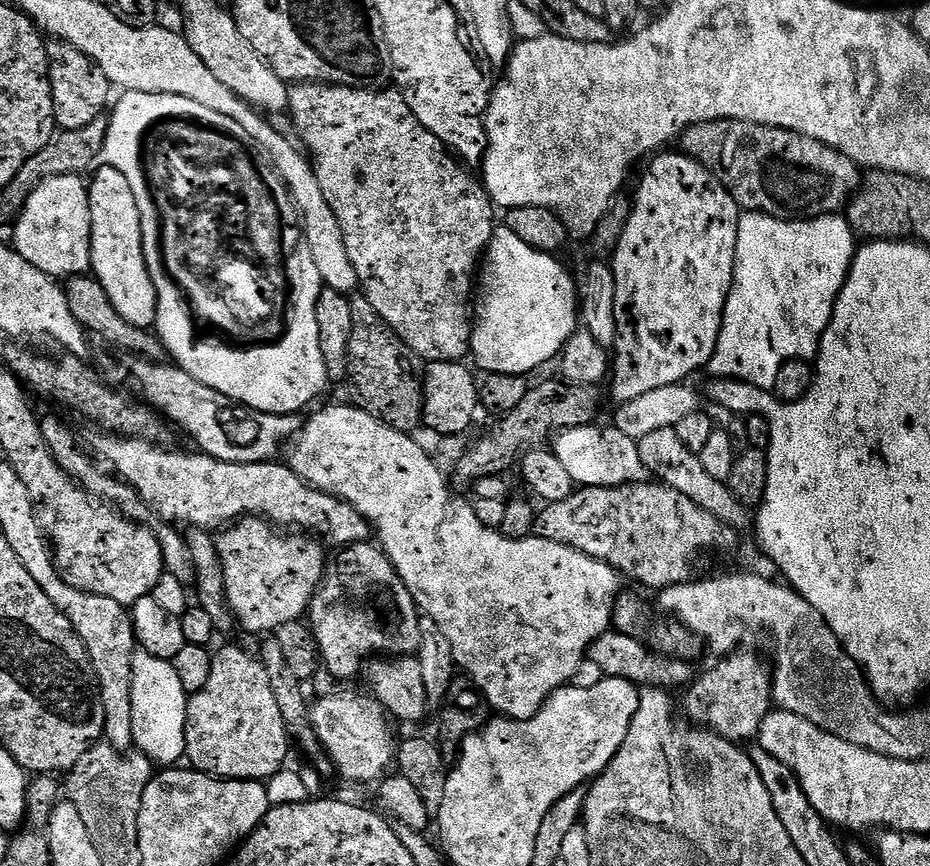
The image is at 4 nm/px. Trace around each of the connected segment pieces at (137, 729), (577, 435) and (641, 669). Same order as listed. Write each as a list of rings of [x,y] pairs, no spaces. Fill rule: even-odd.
[[[137,651],[132,663],[132,705],[134,706],[134,730],[132,743],[143,752],[153,765],[176,766],[185,759],[186,714],[190,694],[182,690],[178,670],[170,660],[154,658]]]
[[[587,424],[581,428],[565,428],[555,433],[554,451],[558,462],[566,466],[573,485],[585,488],[609,488],[623,484],[638,484],[645,479],[646,469],[642,462],[639,443],[614,426],[600,428]]]
[[[609,630],[603,632],[591,646],[588,647],[586,658],[602,669],[605,677],[610,680],[625,680],[639,686],[641,689],[662,688],[684,690],[697,679],[697,665],[690,660],[674,658],[657,652],[651,643],[639,640],[639,635],[630,632],[617,632]]]

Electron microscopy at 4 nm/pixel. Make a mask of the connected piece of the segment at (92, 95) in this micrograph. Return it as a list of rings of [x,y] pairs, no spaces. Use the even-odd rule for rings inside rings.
[[[53,39],[48,44],[48,81],[56,107],[56,123],[66,131],[89,126],[109,107],[108,95],[114,92],[114,86],[106,74],[94,67],[92,59],[64,40]]]

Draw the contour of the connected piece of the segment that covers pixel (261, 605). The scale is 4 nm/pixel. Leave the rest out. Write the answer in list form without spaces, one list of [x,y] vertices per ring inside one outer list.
[[[245,516],[216,536],[222,574],[226,574],[226,598],[241,629],[248,632],[275,633],[276,629],[300,620],[311,609],[312,599],[326,575],[325,545],[308,534],[285,534],[263,516]]]

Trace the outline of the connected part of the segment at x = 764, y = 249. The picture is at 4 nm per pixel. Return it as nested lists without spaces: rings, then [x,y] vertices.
[[[741,211],[732,289],[724,307],[718,346],[707,371],[716,378],[741,380],[761,390],[772,390],[778,370],[782,370],[787,360],[811,361],[820,350],[820,339],[832,320],[836,299],[848,280],[857,247],[856,233],[840,214],[781,220],[764,212]]]

